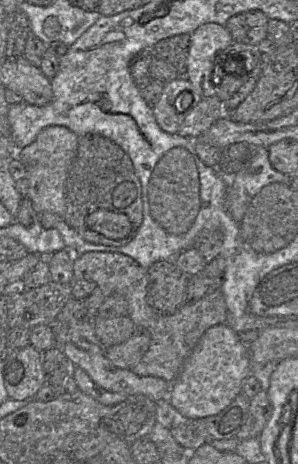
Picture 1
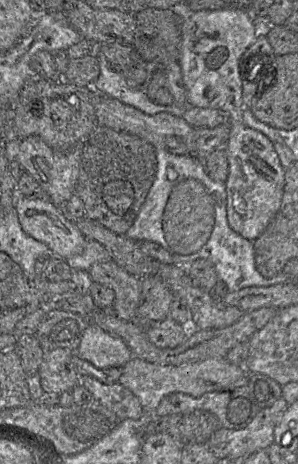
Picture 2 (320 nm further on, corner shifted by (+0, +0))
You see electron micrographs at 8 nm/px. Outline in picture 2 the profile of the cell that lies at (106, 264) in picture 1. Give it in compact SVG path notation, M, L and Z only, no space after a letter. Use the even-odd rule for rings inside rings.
M114 261L96 263L88 270L93 282L111 288L115 293L112 312L125 321L134 321L141 294L141 279Z

